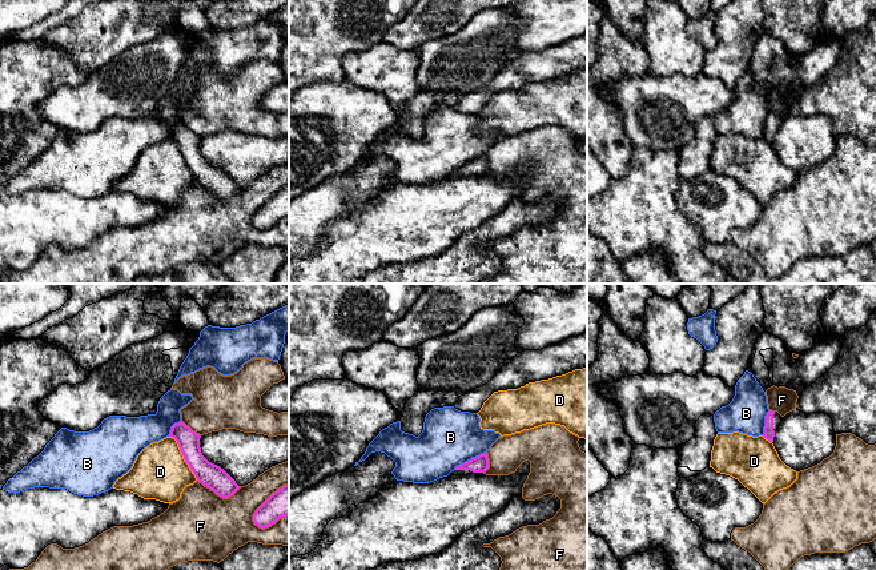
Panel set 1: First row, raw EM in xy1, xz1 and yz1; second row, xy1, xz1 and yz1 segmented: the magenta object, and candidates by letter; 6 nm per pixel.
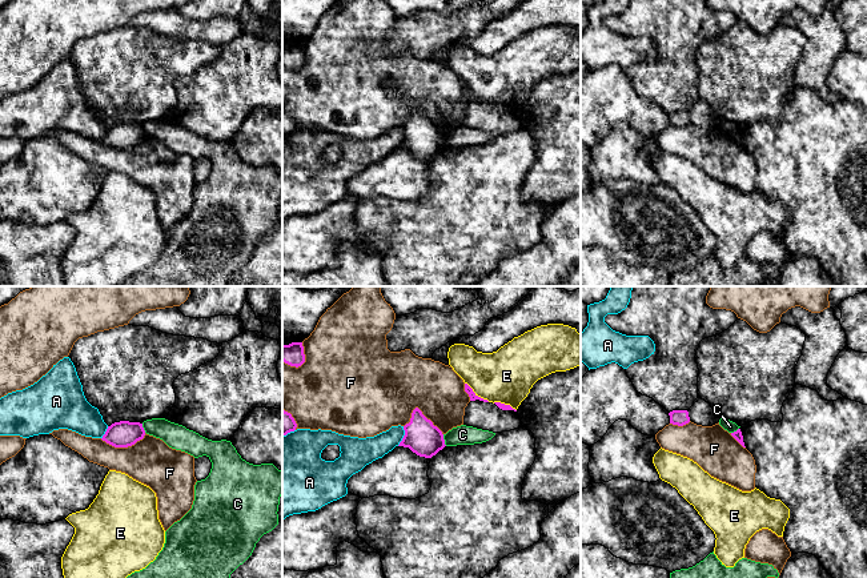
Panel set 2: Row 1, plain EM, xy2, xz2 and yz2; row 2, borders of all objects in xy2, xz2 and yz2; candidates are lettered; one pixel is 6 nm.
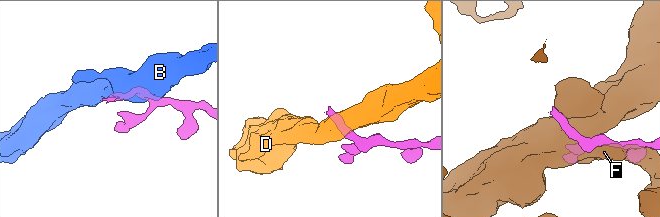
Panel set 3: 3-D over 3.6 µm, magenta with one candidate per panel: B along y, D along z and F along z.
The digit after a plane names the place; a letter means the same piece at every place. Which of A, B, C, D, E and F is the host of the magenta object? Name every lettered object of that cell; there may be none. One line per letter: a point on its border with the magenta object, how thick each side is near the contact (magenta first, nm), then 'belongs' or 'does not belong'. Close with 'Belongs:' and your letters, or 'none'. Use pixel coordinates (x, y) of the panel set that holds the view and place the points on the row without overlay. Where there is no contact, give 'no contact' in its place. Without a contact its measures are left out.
A: meets magenta in xz2 at (404, 137); 200 nm thick on the magenta side, 160 nm on the other; does not belong
B: meets magenta in xz1 at (470, 161); 100 nm thick on the magenta side, 340 nm on the other; does not belong
C: meets magenta in xz2 at (444, 141); 200 nm thick on the magenta side, 120 nm on the other; does not belong
D: meets magenta in xy1 at (184, 159); 140 nm thick on the magenta side, 320 nm on the other; does not belong
E: meets magenta in xz2 at (477, 97); 50 nm thick on the magenta side, 320 nm on the other; does not belong
F: meets magenta in xz2 at (421, 113); 200 nm thick on the magenta side, 420 nm on the other; does not belong
Belongs: none

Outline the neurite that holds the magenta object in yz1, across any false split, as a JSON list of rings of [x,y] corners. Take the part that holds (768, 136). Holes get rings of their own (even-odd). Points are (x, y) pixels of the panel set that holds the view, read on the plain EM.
[[[769,112],[766,117],[766,128],[764,128],[764,136],[763,139],[768,141],[769,144],[773,144],[775,133],[777,132],[781,117],[777,113]]]

